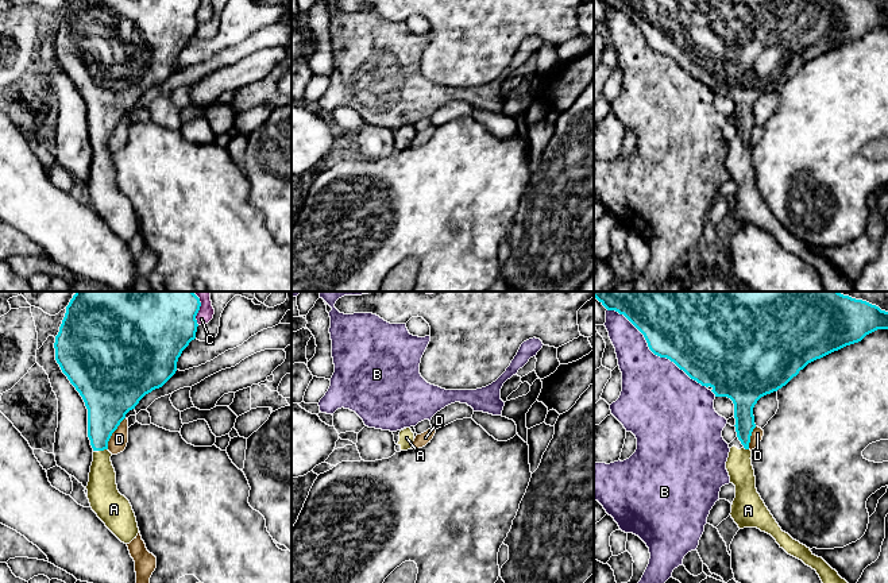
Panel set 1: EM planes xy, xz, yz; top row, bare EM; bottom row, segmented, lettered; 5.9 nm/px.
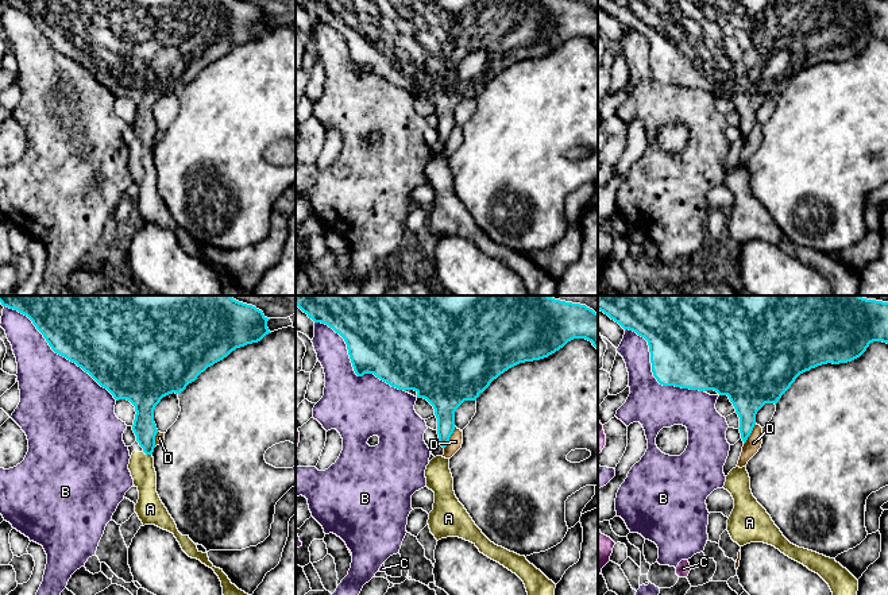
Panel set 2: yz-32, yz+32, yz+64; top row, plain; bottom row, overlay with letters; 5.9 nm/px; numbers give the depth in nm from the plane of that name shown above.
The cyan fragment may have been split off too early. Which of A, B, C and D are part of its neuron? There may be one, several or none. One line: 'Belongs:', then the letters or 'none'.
Belongs: A

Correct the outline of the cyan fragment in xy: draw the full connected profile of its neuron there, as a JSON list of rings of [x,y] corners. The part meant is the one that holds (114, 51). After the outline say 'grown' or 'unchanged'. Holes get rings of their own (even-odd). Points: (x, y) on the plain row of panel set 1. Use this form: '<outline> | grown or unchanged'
[[[69,0],[55,34],[55,58],[88,107],[88,135],[94,148],[86,184],[88,197],[97,215],[124,242],[136,236],[139,225],[130,198],[117,188],[108,139],[126,112],[146,92],[162,85],[175,72],[178,55],[196,36],[200,4],[201,0]]] | grown

